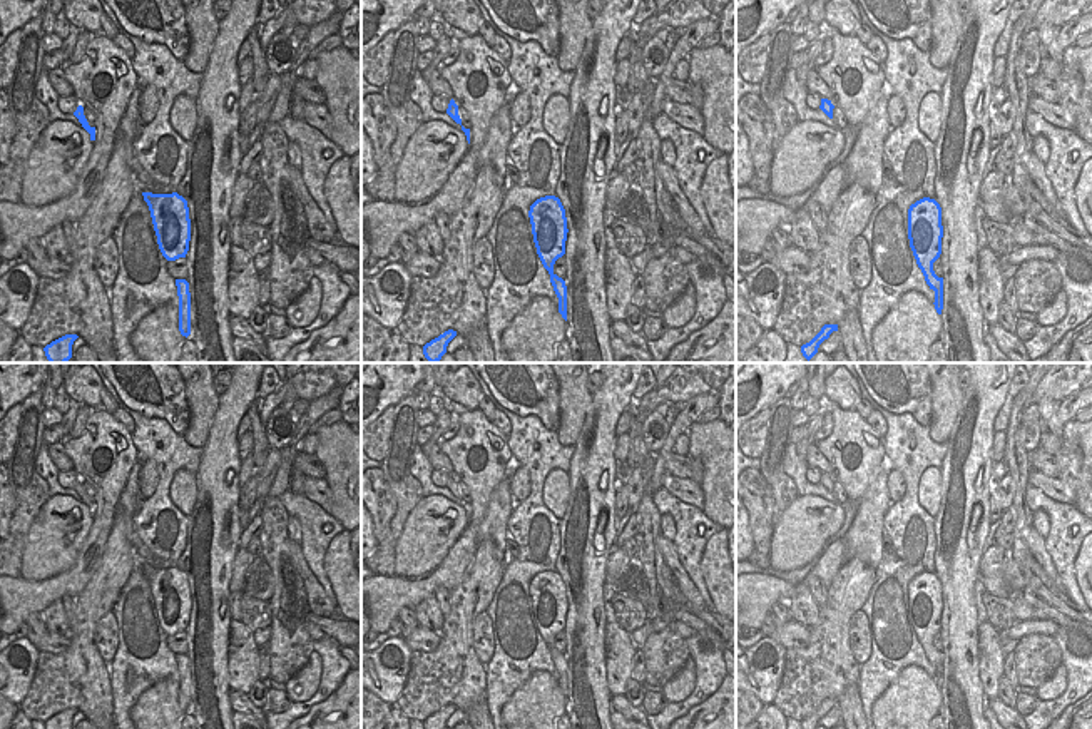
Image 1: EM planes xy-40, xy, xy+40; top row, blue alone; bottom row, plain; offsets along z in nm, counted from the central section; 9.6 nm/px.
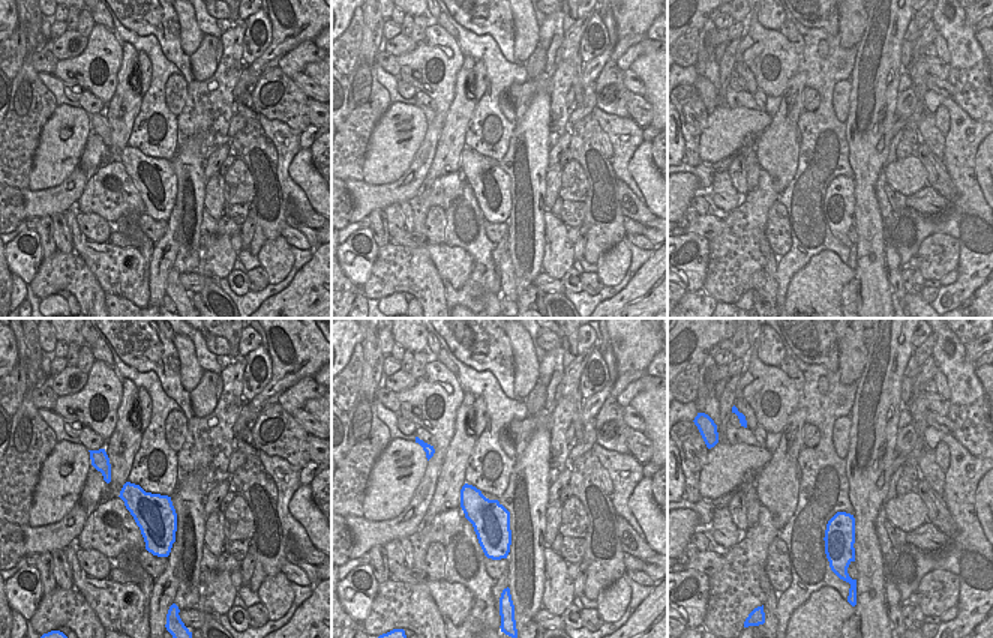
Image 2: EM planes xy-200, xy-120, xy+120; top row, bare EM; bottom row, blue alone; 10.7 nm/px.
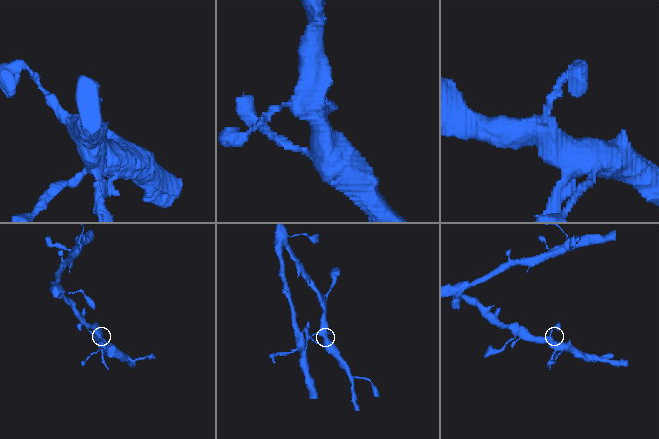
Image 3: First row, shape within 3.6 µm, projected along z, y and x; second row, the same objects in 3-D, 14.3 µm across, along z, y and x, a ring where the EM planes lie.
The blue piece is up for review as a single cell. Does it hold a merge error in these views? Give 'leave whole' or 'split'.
split

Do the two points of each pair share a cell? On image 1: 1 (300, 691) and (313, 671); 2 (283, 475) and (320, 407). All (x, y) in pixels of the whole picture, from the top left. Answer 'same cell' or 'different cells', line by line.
1: same cell
2: same cell

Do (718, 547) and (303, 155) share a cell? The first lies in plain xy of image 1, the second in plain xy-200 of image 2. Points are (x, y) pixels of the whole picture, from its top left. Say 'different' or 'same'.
same

